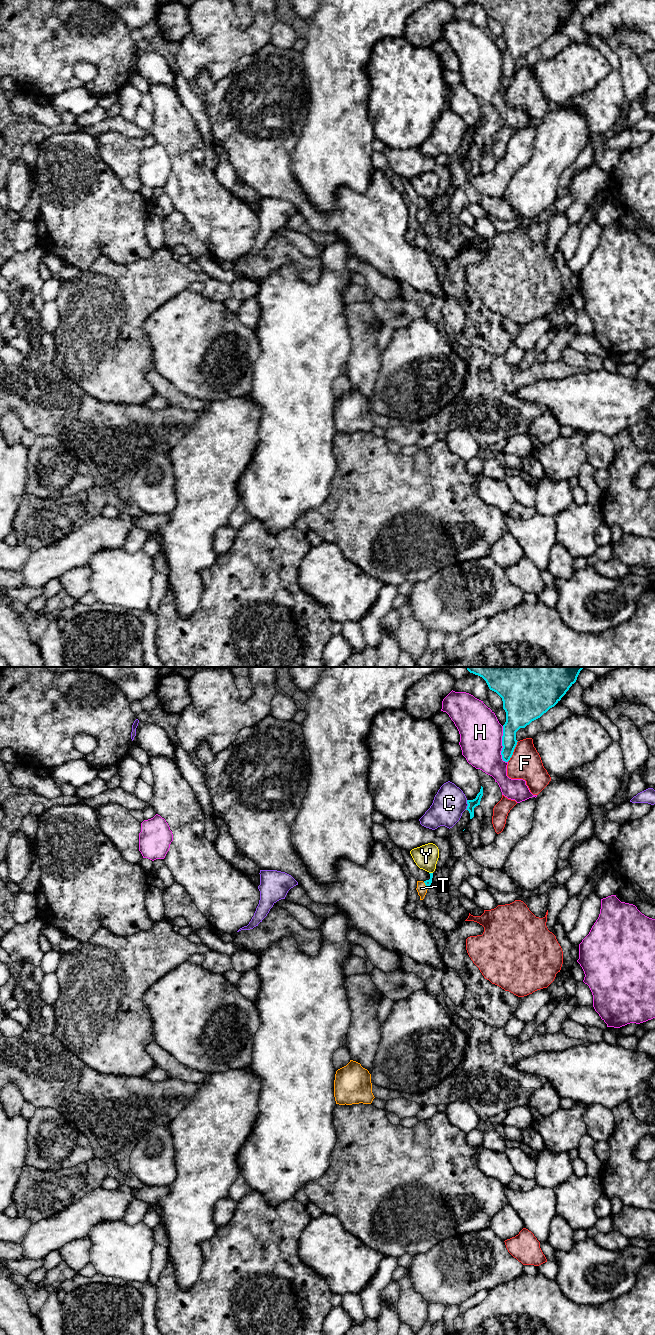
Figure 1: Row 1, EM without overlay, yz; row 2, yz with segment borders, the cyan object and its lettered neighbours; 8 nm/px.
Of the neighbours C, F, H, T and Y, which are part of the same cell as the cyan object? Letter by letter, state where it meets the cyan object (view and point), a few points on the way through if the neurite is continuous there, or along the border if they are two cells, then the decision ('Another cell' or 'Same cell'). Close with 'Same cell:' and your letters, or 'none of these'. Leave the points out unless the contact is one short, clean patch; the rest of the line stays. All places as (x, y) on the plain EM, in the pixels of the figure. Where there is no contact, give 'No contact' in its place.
C: Touches cyan at yz (468, 133). Another cell
F: Touches cyan at yz (513, 79). Another cell
H: Touches cyan at yz (502, 73). Another cell
T: Touches cyan at yz (425, 212). Path across: yz (428, 210), (425, 212), (421, 216). Same cell
Y: Touches cyan at yz (431, 201). Another cell
Same cell: T

